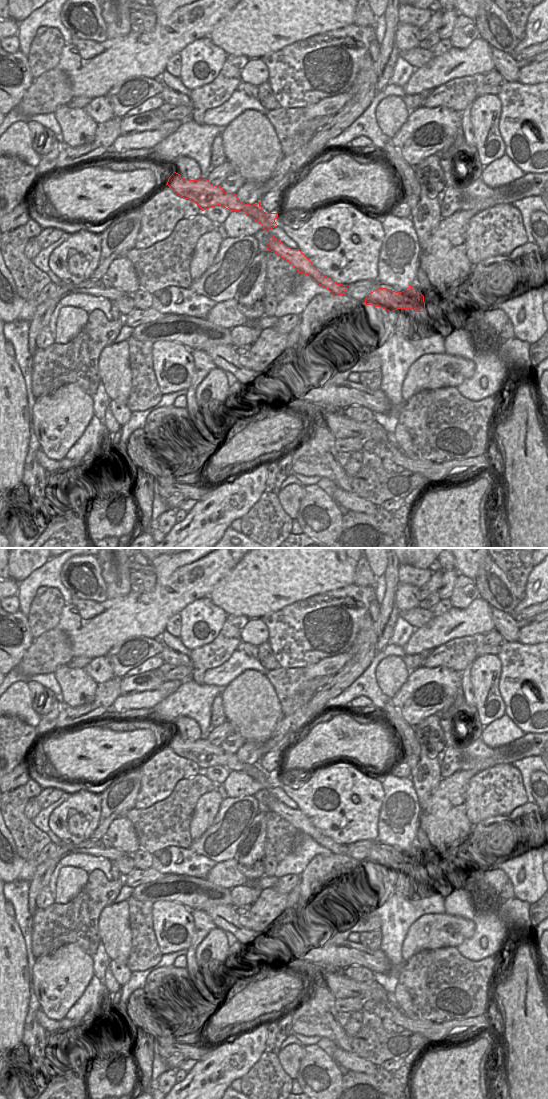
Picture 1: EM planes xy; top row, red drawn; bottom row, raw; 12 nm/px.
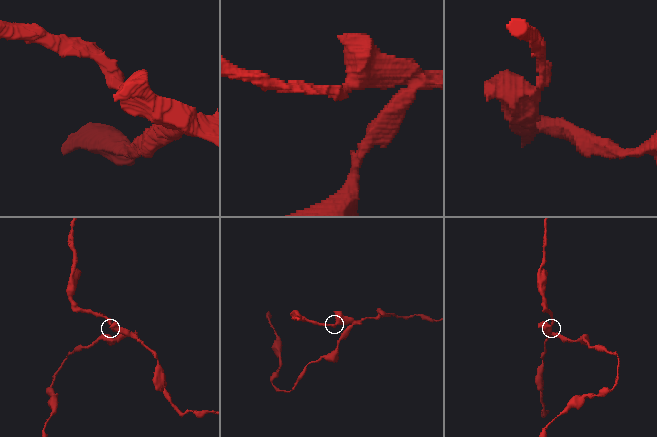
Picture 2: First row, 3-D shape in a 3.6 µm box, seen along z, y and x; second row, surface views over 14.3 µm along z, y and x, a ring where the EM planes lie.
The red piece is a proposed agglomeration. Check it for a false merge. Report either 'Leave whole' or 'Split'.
Split.

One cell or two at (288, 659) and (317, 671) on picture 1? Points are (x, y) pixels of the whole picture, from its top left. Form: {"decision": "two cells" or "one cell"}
{"decision": "two cells"}

